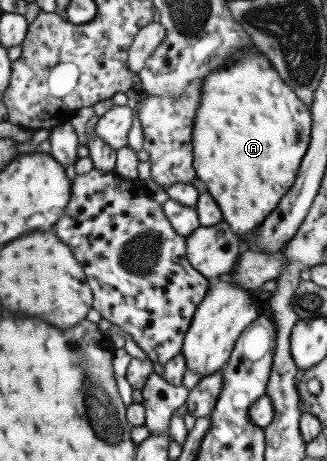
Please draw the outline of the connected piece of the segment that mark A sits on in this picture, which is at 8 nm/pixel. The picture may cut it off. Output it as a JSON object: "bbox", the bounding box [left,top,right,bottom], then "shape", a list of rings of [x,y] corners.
{"bbox":[191,49,311,235],"shape":[[[257,49],[245,50],[245,52],[235,52],[231,58],[218,68],[214,69],[208,76],[202,79],[203,85],[200,91],[200,114],[196,115],[196,134],[191,134],[191,145],[196,146],[196,170],[195,177],[204,182],[206,192],[211,194],[216,204],[222,212],[222,220],[231,227],[235,235],[245,232],[255,231],[257,226],[276,208],[278,201],[286,194],[292,186],[301,158],[306,152],[308,141],[310,140],[311,114],[303,102],[288,89],[288,86],[280,80],[279,74],[272,68],[269,60]]]}

